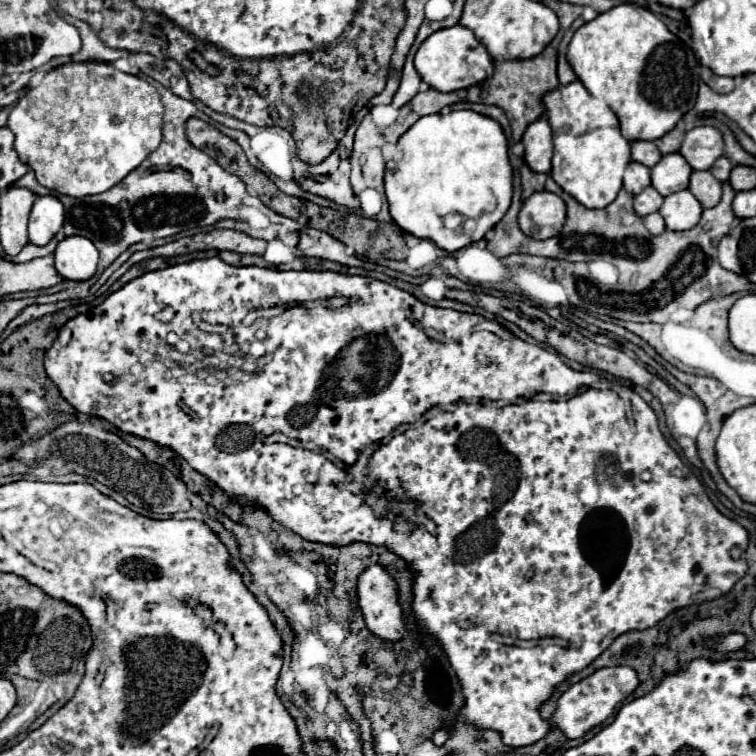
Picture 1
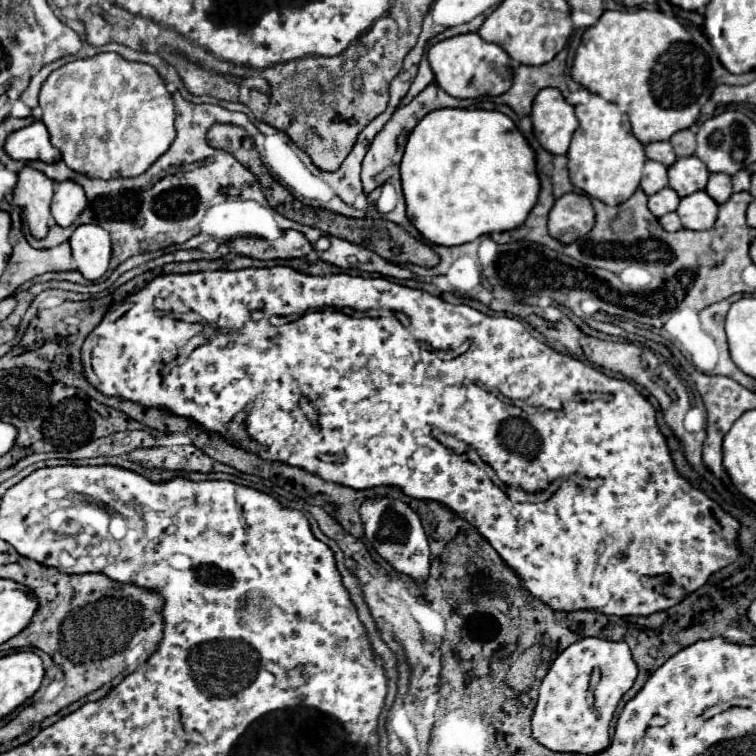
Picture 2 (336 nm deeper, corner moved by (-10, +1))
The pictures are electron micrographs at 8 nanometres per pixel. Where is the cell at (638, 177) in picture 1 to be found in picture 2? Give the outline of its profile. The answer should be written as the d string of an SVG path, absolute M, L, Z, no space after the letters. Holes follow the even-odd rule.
M655 160L645 162L645 174L641 178L641 188L647 196L663 190L667 186L667 168Z

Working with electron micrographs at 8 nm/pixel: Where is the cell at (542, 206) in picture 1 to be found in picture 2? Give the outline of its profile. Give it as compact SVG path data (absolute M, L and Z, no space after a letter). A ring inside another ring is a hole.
M565 194L561 196L551 214L549 214L549 234L563 242L571 244L583 238L595 224L595 210L589 196L585 194Z

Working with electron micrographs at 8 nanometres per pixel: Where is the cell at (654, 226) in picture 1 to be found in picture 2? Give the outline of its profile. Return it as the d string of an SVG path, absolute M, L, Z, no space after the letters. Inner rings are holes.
M675 212L661 216L659 222L661 222L661 226L663 226L667 232L677 232L677 230L683 228L683 226L681 226L681 220L679 220L679 216L677 216Z

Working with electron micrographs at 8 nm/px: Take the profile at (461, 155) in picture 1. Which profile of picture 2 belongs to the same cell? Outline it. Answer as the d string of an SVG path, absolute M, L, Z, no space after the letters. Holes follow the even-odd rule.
M441 108L429 112L407 140L401 160L401 180L407 200L407 218L429 242L441 246L459 246L483 234L519 228L535 206L541 190L535 150L513 120L497 110Z

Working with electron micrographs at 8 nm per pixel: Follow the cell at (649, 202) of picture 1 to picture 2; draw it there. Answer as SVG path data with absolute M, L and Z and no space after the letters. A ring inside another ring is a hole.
M663 188L661 192L649 196L649 210L651 210L657 218L661 218L661 216L665 216L665 214L677 210L679 200L681 200L681 198L677 196L675 190L671 190L671 188Z

